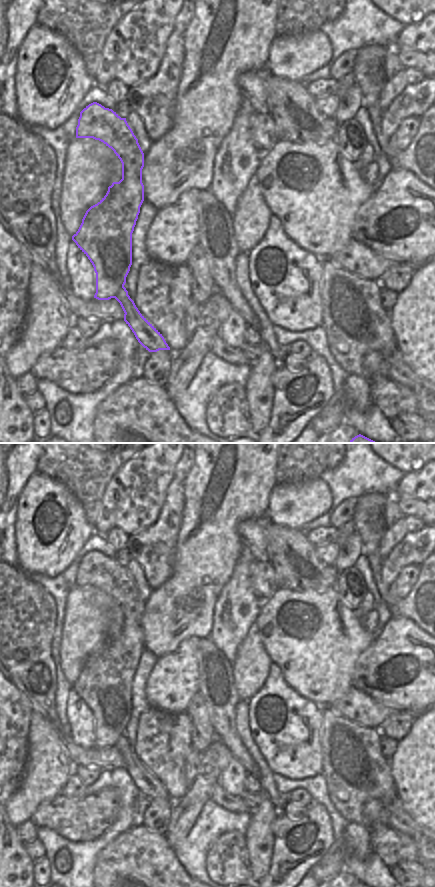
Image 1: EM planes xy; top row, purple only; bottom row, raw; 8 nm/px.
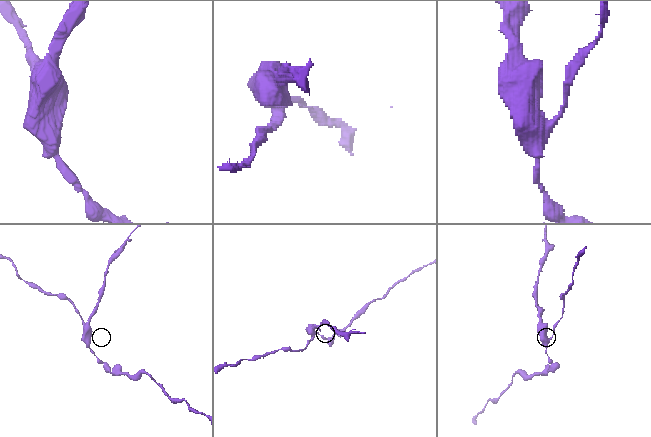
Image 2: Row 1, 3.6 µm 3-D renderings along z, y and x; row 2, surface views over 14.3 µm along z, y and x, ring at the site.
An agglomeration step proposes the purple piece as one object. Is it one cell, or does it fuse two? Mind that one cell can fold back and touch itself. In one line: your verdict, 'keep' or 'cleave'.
cleave

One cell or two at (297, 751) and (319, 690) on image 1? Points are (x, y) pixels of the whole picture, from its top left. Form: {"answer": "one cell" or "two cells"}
{"answer": "two cells"}

